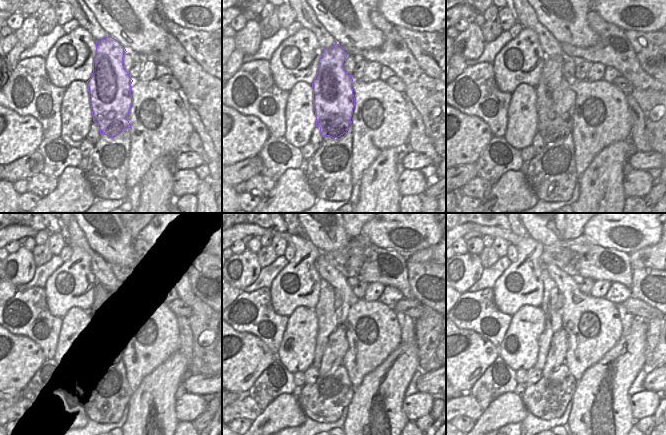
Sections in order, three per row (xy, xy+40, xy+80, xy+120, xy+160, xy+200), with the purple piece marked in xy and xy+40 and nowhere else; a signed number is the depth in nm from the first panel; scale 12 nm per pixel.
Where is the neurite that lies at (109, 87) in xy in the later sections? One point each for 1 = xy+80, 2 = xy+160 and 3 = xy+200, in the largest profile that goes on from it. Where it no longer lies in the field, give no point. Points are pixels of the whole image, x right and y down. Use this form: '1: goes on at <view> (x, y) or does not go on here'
1: goes on at xy+80 (555, 98)
2: goes on at xy+160 (337, 346)
3: goes on at xy+200 (559, 344)

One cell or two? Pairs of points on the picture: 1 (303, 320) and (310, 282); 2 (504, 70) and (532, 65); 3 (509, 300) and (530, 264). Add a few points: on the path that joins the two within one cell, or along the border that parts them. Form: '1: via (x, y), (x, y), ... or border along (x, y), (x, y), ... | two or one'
1: border along (313, 308), (299, 306), (288, 317) | two
2: via (515, 72), (528, 74), (537, 66) | one
3: via (518, 293), (523, 288), (525, 273) | one

